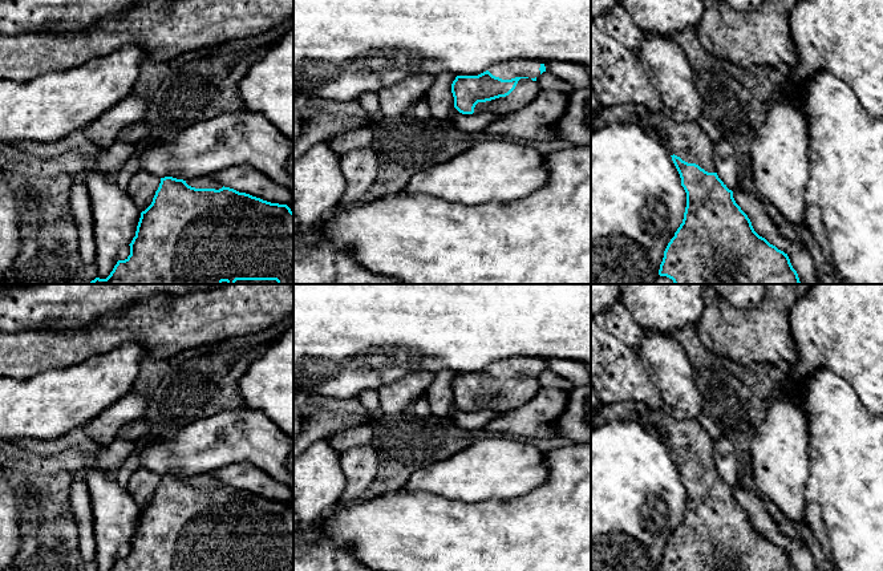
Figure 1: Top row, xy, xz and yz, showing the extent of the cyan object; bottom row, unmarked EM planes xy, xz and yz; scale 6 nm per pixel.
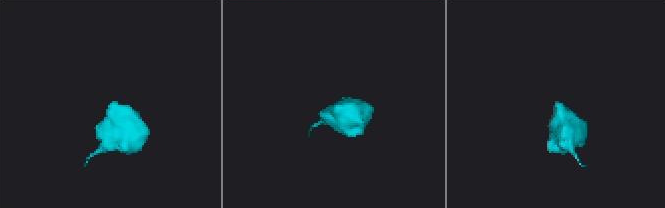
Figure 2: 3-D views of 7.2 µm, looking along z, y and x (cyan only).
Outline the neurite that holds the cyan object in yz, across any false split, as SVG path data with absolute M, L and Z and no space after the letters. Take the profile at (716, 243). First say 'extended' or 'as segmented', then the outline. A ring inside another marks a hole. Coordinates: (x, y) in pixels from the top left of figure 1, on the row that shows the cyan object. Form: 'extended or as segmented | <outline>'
extended | M651 110L643 117L641 125L647 125L660 134L686 193L682 223L664 251L659 275L672 279L675 284L801 284L787 254L754 231L750 219L736 203L733 191L718 178L713 165L714 142L704 129L697 122L680 123L669 120L661 112Z

